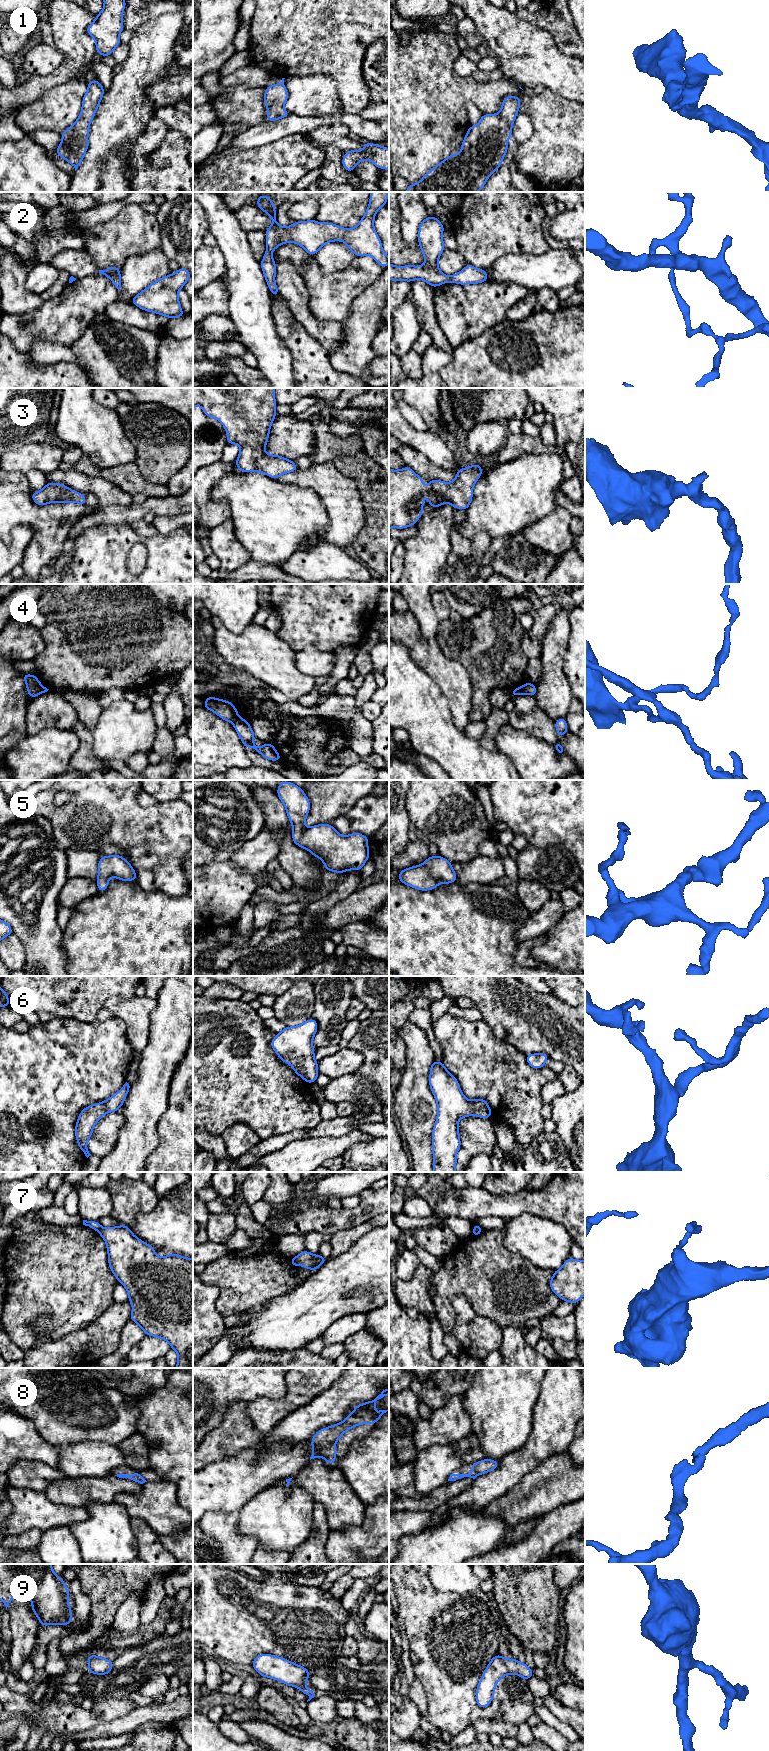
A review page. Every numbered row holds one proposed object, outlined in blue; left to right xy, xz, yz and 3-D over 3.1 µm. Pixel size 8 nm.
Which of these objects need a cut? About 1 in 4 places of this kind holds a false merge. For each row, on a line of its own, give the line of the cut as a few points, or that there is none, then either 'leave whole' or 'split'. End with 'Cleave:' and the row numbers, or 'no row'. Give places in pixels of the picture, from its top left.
1: no cut | leave whole
2: no cut | leave whole
3: no cut | leave whole
4: yz (523, 685), (524, 692) | split
5: no cut | leave whole
6: no cut | leave whole
7: xy (101, 1227), (98, 1231) | split
8: no cut | leave whole
9: no cut | leave whole
Cleave: 4, 7

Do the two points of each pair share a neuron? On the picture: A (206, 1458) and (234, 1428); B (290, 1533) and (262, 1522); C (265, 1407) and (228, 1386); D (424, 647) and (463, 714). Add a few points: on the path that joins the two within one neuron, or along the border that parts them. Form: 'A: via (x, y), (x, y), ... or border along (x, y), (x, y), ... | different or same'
A: via (211, 1451), (227, 1435) | same
B: via (283, 1526), (279, 1522), (269, 1522) | same
C: border along (276, 1398), (258, 1397), (247, 1403) | different
D: via (436, 664), (454, 682), (458, 689), (459, 697) | same

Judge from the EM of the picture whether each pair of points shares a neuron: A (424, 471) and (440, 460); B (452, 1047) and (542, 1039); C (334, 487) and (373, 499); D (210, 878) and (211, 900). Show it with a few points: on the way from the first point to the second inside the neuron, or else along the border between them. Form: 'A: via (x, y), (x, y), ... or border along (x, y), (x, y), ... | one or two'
A: border along (415, 450), (423, 454), (434, 464), (455, 473) | two
B: border along (489, 1027), (499, 1038), (526, 1054) | two
C: border along (347, 475), (355, 483), (359, 492), (365, 518) | two
D: via (211, 883), (211, 895) | one

